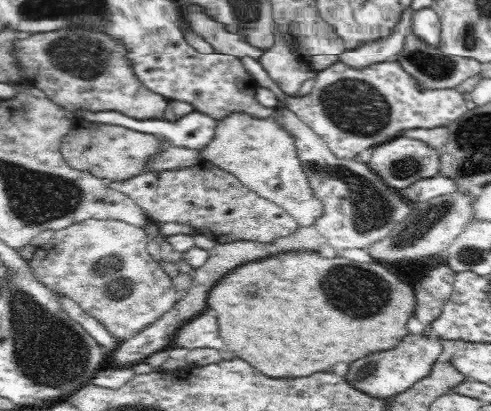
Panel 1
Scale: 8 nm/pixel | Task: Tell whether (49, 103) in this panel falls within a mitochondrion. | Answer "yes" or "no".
no

